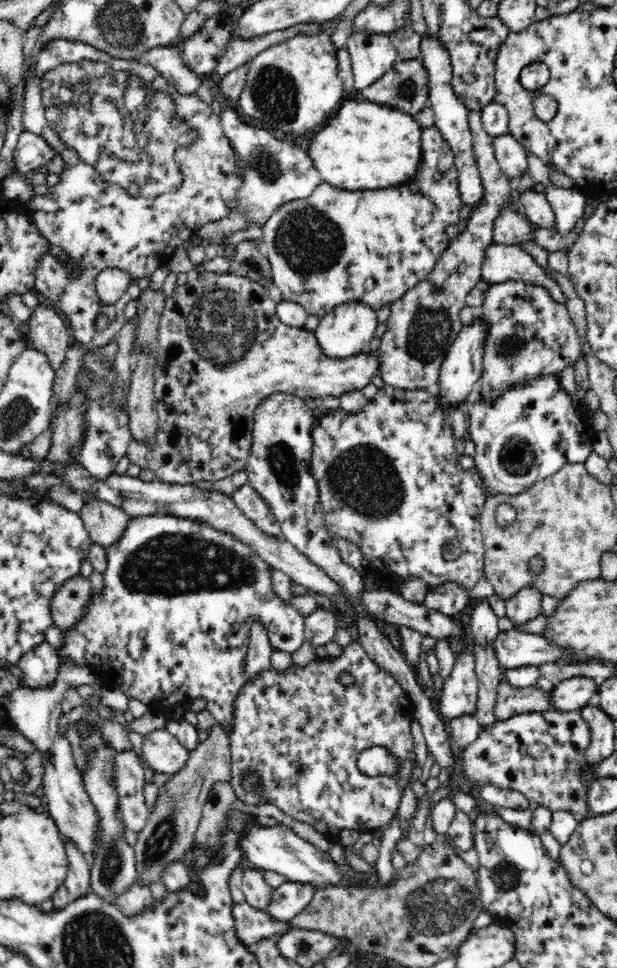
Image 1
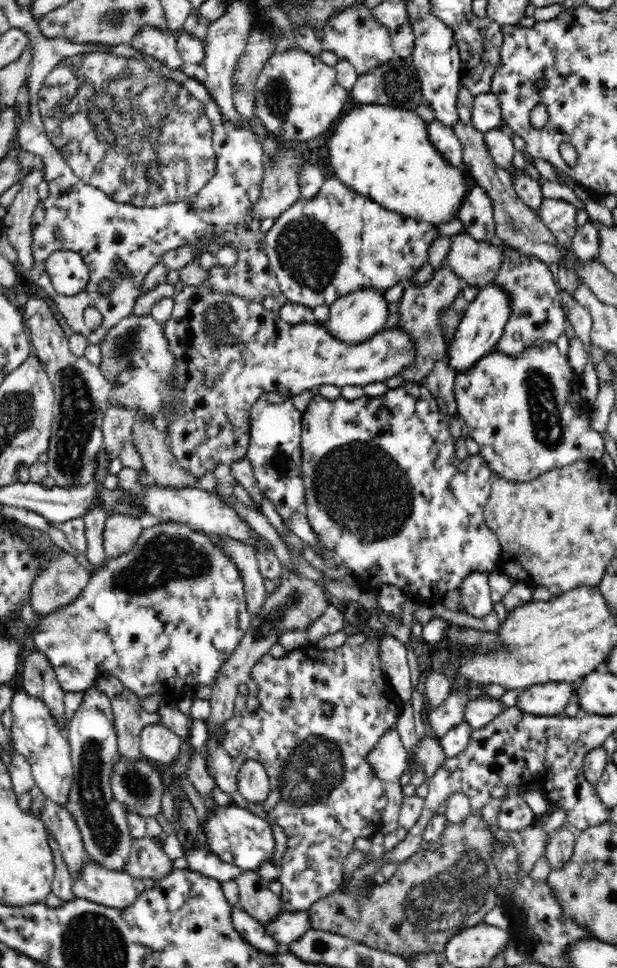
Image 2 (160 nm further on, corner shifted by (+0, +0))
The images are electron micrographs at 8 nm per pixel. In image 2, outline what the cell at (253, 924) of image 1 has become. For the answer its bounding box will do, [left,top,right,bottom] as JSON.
[261,911,312,947]

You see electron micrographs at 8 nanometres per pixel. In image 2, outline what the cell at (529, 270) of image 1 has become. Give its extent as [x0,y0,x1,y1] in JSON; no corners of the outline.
[445,232,504,287]

